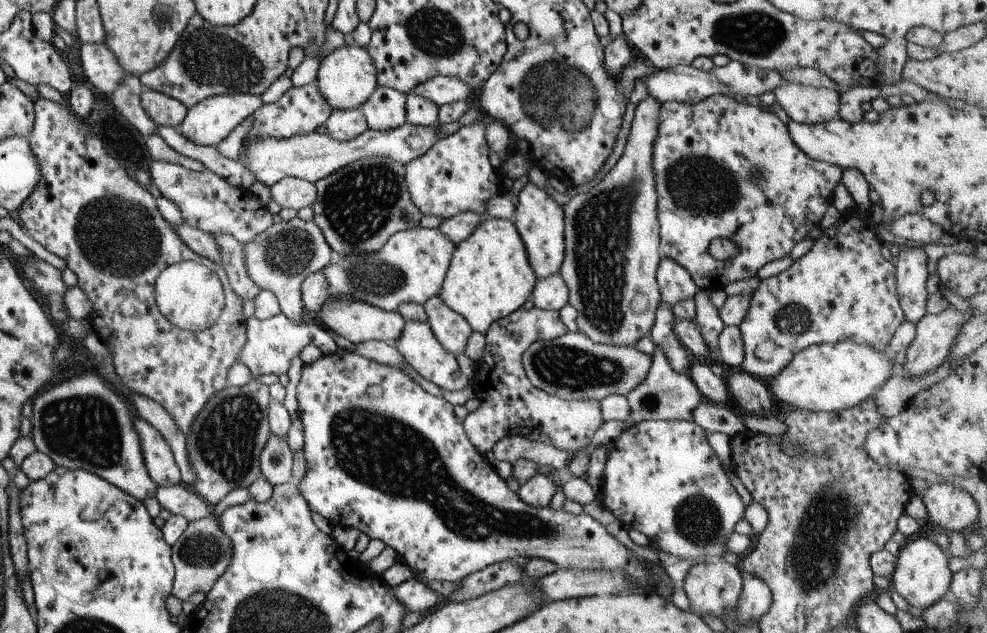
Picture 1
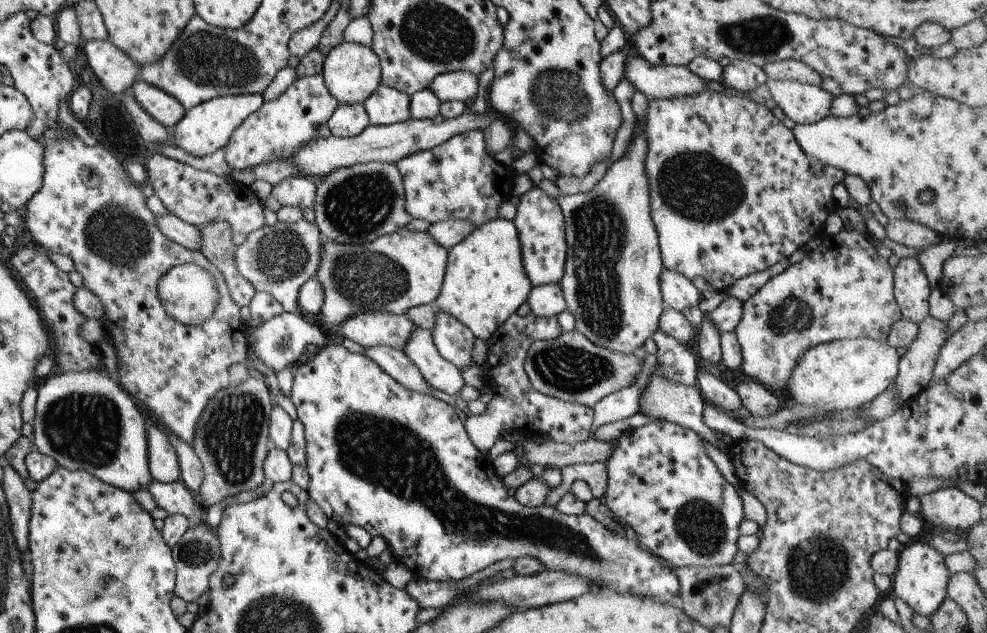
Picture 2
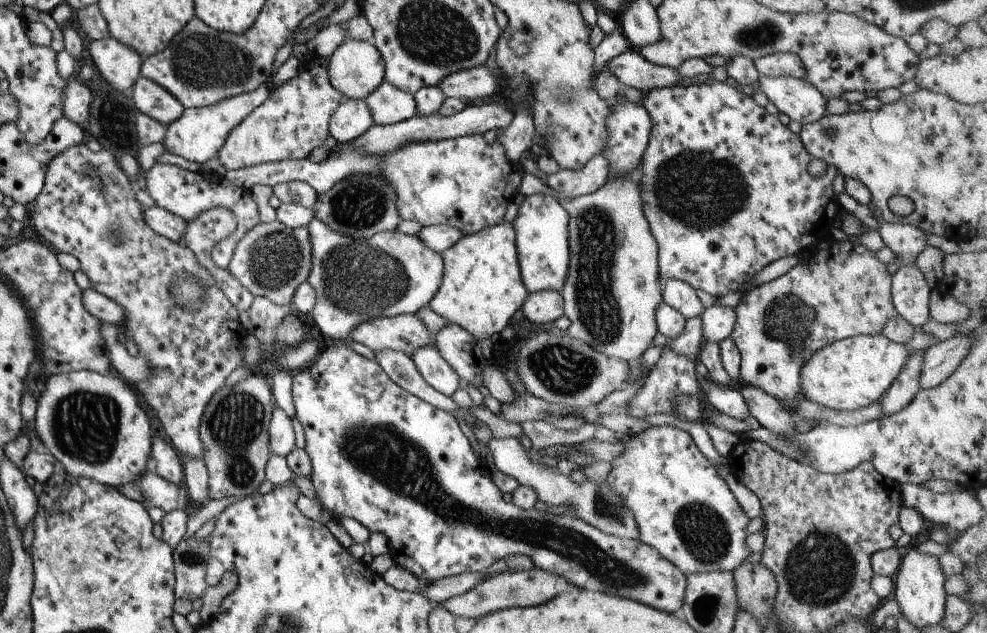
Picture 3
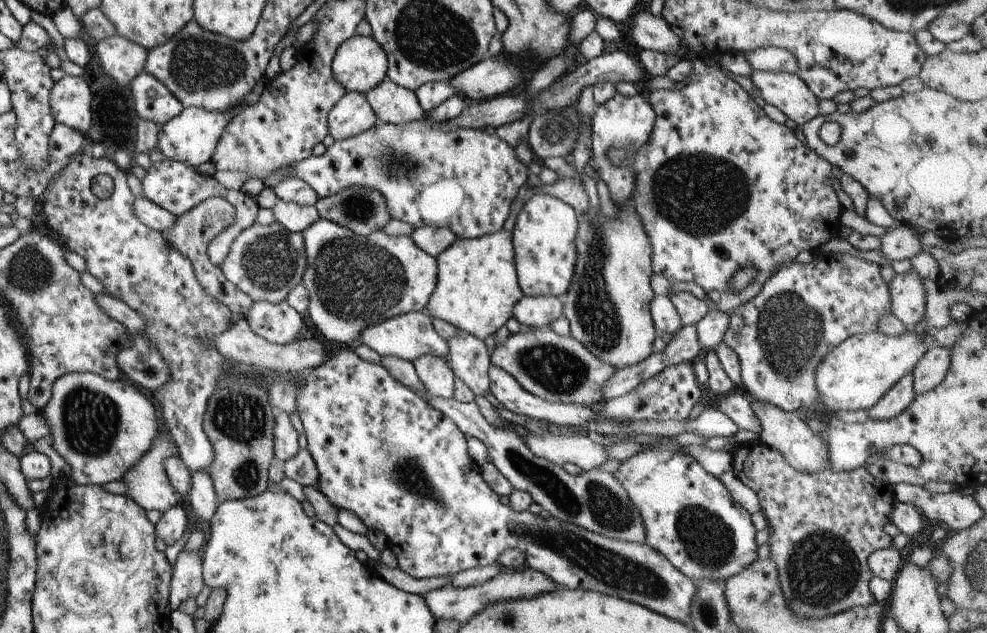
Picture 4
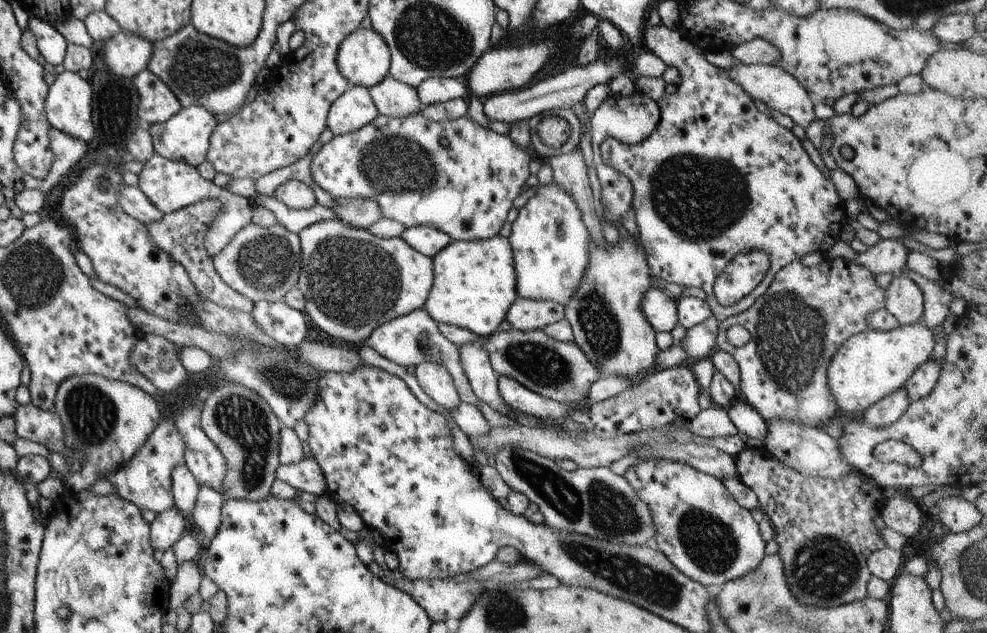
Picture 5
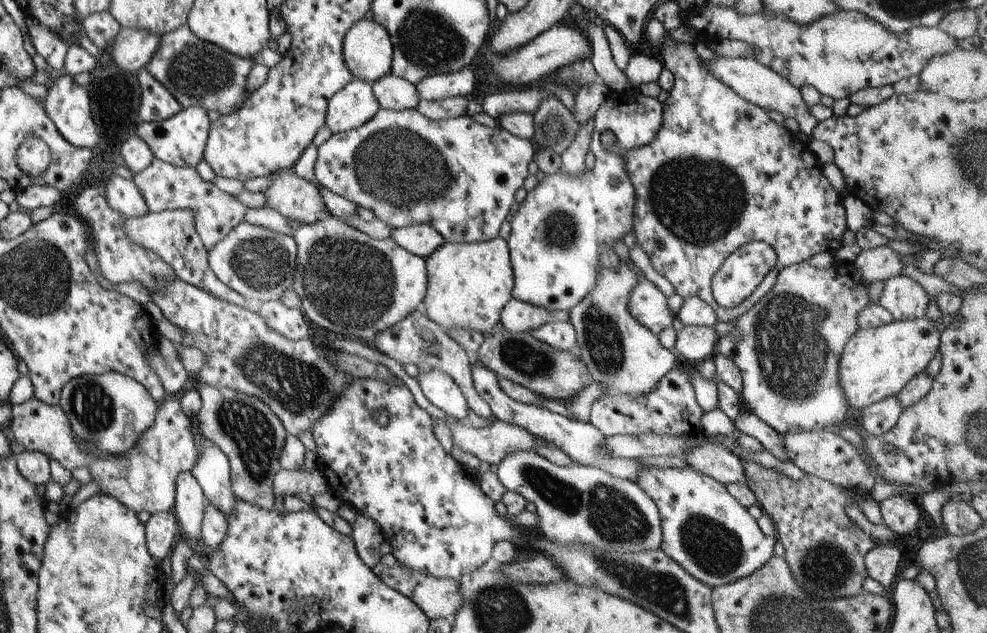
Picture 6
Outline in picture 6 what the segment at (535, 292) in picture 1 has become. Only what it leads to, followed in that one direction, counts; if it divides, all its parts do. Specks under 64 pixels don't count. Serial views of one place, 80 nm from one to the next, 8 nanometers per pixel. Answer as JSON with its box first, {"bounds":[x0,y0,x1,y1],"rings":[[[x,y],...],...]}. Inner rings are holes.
{"bounds":[499,299,568,334],"rings":[[[509,299],[499,313],[502,328],[513,334],[532,331],[545,323],[567,321],[568,310],[548,309],[517,299]]]}

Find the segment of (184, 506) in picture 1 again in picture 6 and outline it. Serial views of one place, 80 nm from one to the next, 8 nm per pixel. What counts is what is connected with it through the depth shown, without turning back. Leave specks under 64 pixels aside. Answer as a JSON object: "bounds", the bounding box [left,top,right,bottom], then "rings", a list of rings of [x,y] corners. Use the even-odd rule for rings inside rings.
{"bounds":[9,396,201,515],"rings":[[[32,396],[23,403],[11,404],[10,409],[12,416],[9,428],[14,434],[15,440],[12,442],[9,439],[9,444],[10,450],[14,455],[21,451],[39,451],[41,454],[47,454],[47,456],[57,460],[65,470],[71,471],[73,468],[85,467],[89,470],[92,480],[98,484],[100,494],[112,496],[134,513],[145,510],[145,512],[149,512],[152,515],[153,513],[171,511],[174,505],[174,482],[176,476],[180,472],[190,472],[191,467],[197,462],[196,458],[201,450],[192,439],[200,432],[199,430],[196,430],[195,433],[192,432],[193,426],[191,424],[194,420],[183,414],[177,400],[163,401],[157,407],[153,424],[149,425],[149,428],[141,434],[126,453],[122,453],[119,456],[102,453],[93,446],[75,439],[74,434],[70,431],[67,417],[58,404],[49,406],[39,402]]]}

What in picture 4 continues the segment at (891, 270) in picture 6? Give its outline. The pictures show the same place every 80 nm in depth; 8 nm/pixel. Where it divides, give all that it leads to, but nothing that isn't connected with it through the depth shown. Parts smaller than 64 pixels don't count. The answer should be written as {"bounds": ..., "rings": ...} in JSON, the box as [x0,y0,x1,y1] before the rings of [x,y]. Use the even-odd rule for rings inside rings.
{"bounds":[879,224,923,262],"rings":[[[903,224],[894,228],[888,227],[880,236],[879,250],[890,261],[899,262],[904,258],[910,259],[922,251],[923,245],[917,239],[919,233],[920,230],[917,228],[910,228]]]}

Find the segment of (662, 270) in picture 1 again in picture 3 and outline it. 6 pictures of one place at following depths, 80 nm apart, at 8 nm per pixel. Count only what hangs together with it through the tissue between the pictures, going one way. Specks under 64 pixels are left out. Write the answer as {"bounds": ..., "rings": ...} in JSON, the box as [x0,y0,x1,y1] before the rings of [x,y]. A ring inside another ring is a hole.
{"bounds":[662,280,704,320],"rings":[[[666,280],[662,283],[662,302],[677,310],[685,320],[700,316],[704,311],[695,290],[681,280]]]}

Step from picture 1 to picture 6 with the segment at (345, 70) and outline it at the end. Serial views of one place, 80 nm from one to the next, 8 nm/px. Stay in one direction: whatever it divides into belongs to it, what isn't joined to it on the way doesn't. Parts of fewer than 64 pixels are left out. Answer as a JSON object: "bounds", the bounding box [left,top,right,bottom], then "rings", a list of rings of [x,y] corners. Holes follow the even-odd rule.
{"bounds":[342,19,392,84],"rings":[[[361,19],[344,34],[342,59],[353,79],[371,84],[390,72],[392,46],[387,31],[375,21]]]}

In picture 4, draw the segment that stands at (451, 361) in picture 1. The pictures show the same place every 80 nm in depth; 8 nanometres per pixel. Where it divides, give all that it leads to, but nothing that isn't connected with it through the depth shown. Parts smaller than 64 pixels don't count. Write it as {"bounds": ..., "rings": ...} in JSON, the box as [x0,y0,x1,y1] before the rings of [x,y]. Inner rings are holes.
{"bounds":[412,354,455,399],"rings":[[[424,354],[412,360],[412,365],[418,379],[430,395],[446,399],[452,397],[455,376],[445,359]]]}

